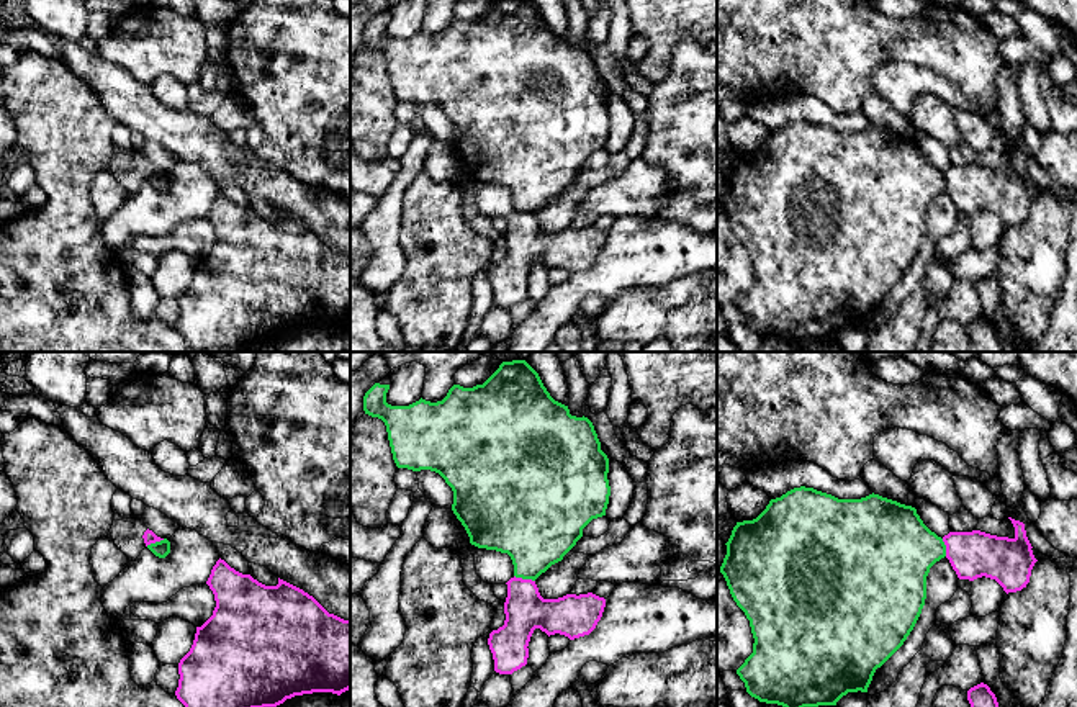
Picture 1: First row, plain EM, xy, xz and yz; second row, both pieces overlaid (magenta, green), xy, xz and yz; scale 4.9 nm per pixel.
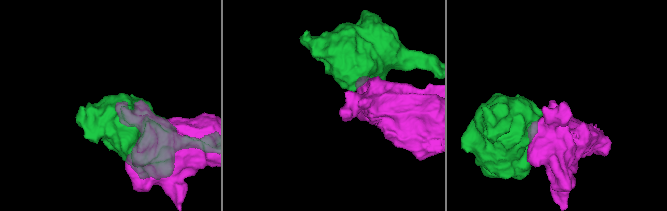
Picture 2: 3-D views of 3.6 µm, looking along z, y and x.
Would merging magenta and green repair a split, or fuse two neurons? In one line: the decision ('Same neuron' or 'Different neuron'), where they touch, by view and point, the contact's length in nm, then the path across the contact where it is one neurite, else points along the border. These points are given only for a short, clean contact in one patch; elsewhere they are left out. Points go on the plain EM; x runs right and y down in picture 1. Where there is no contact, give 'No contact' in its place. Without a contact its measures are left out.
Different neuron. Touches magenta at xz (524, 213). Shared border 110 nm

